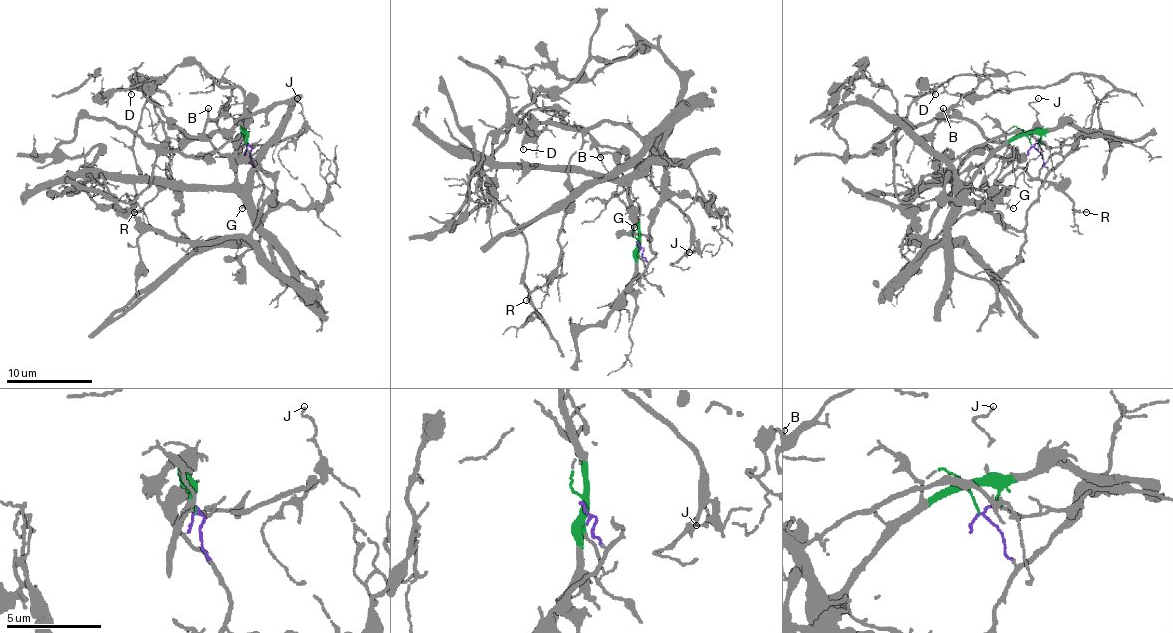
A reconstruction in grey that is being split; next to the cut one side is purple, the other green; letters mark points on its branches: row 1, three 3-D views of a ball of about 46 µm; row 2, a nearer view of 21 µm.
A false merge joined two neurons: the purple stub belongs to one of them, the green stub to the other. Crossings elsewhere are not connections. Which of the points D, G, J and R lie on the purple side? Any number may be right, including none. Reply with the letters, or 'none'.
R

